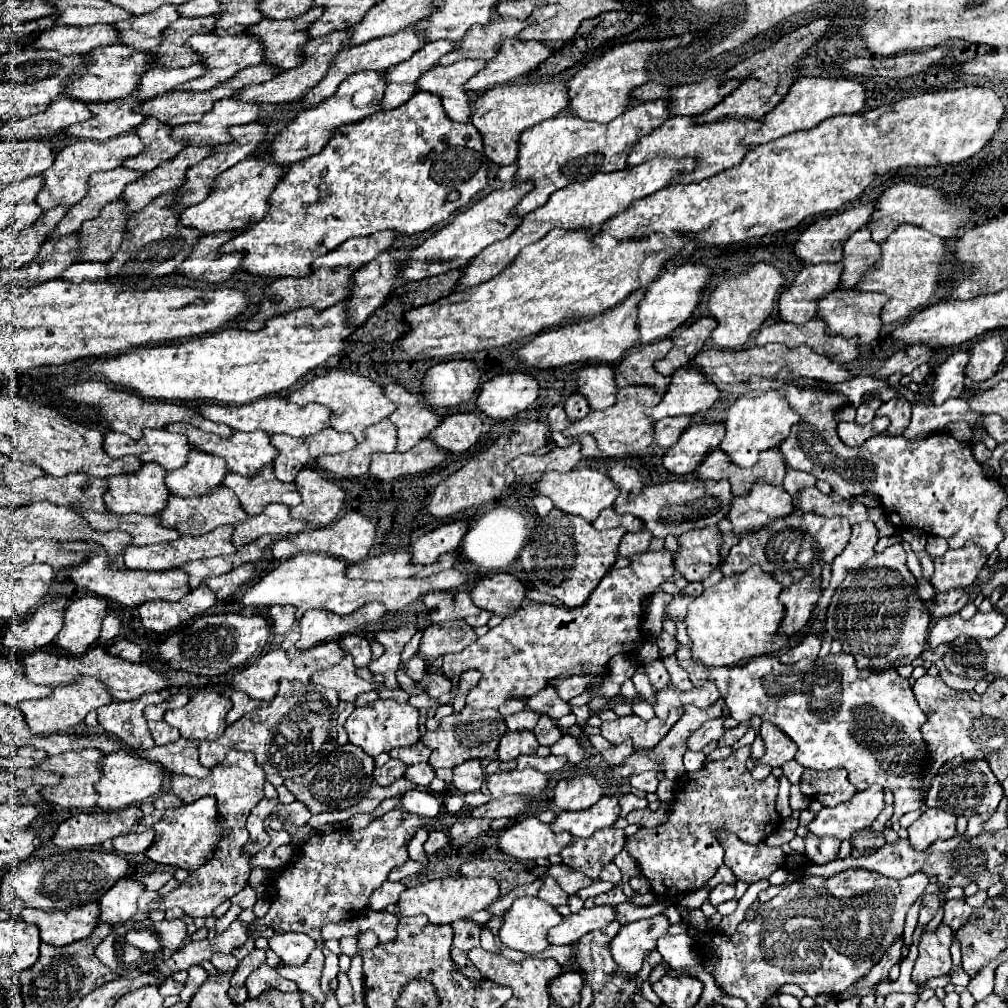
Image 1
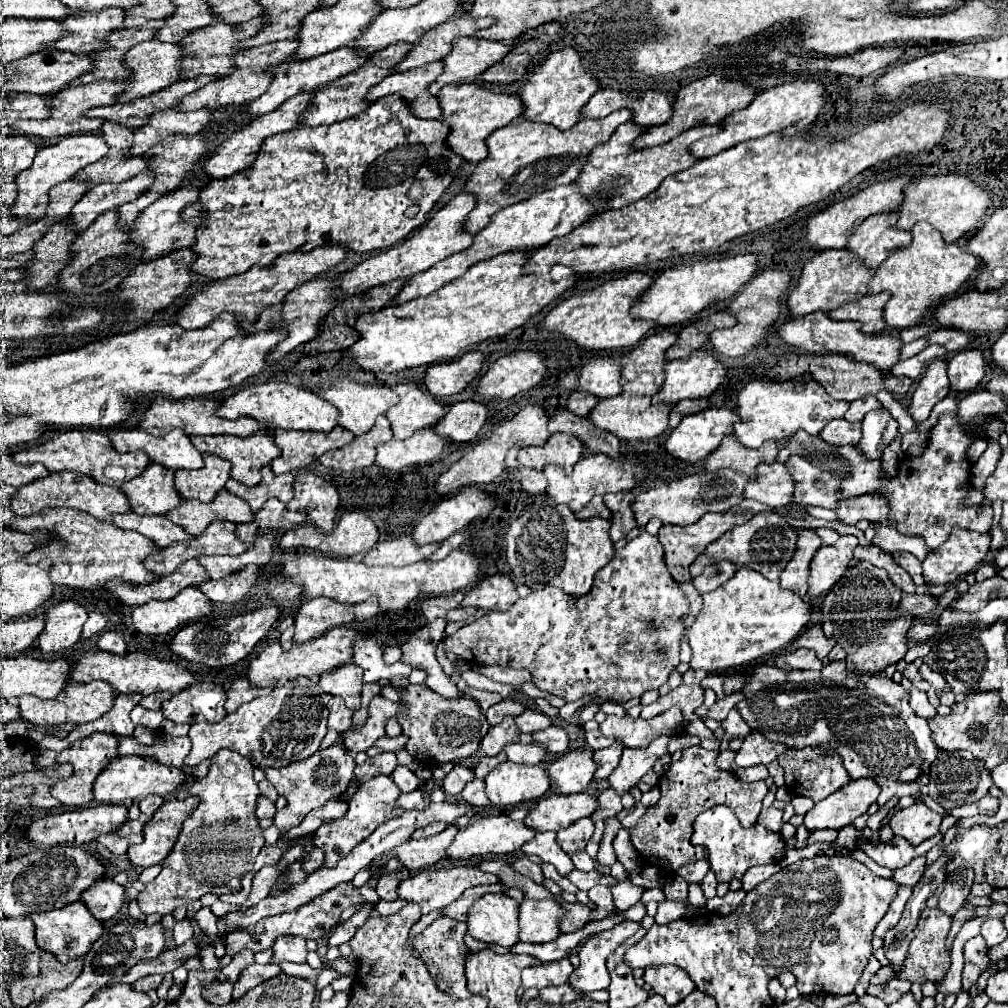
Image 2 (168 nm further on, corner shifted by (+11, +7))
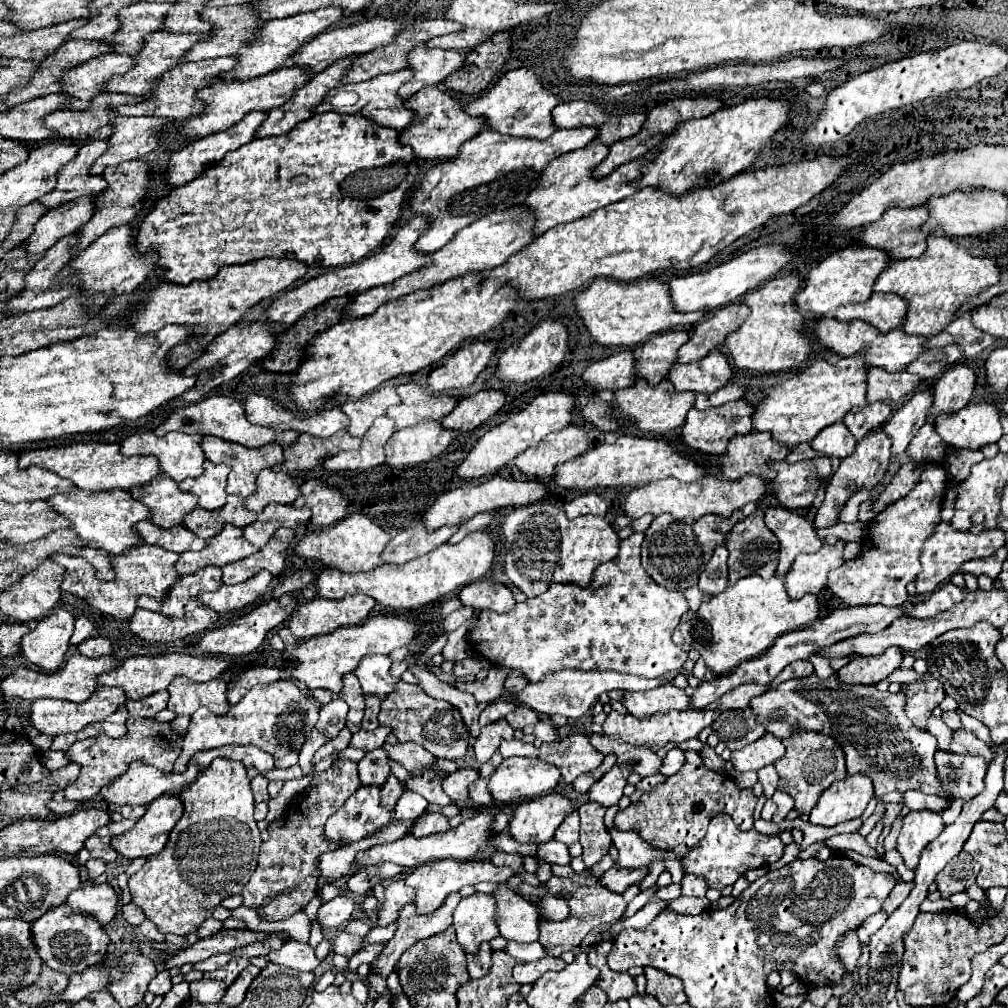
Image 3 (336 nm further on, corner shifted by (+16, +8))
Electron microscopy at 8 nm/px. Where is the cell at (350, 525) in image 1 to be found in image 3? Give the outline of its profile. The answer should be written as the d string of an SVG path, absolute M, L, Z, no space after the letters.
M356 513L356 515L350 515L342 521L338 521L332 527L308 531L294 547L294 553L298 553L300 557L306 557L306 559L318 559L328 567L340 569L342 573L358 573L358 571L370 571L370 569L382 565L380 553L388 541L390 541L390 535L384 529L380 529L366 515Z

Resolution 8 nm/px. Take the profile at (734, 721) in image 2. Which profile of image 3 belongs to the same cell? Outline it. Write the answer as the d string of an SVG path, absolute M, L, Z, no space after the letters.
M750 709L724 711L720 713L720 717L712 727L718 733L720 741L724 741L732 751L742 749L748 743L754 743L766 733L766 729L756 723L754 713Z

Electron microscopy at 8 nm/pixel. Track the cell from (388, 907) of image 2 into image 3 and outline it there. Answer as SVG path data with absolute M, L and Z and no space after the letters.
M454 891L454 895L448 895L448 899L444 899L444 903L438 907L438 911L430 913L430 915L416 915L414 905L410 903L408 907L400 909L400 915L396 919L396 933L394 937L386 943L386 947L382 949L376 965L372 965L372 973L380 973L382 977L388 977L390 971L396 967L400 955L414 945L420 939L426 939L430 935L436 935L440 931L444 931L448 925L452 925L452 913L456 909L456 905L460 903L462 895L458 891Z

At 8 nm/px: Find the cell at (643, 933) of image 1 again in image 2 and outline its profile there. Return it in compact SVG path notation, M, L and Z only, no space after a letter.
M625 920L617 924L613 930L601 932L591 936L579 952L581 964L569 974L569 986L577 994L587 994L595 990L607 990L609 988L609 972L605 966L607 956L631 934L639 930L639 922Z

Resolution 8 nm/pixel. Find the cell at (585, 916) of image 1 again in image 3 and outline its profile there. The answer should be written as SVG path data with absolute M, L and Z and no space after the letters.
M498 887L494 891L494 897L498 901L496 921L500 927L500 935L516 943L538 941L540 937L538 909L518 893L508 891L506 887Z

